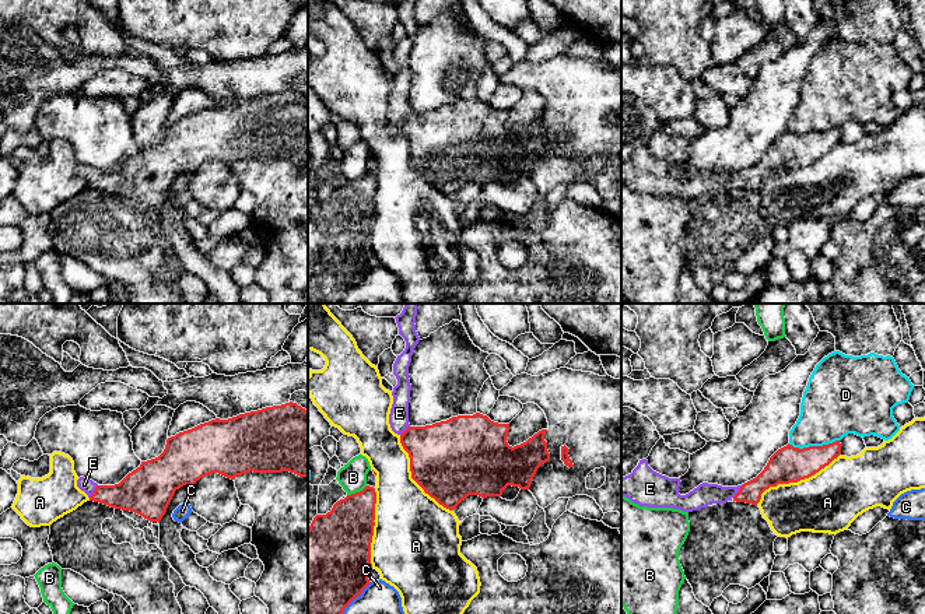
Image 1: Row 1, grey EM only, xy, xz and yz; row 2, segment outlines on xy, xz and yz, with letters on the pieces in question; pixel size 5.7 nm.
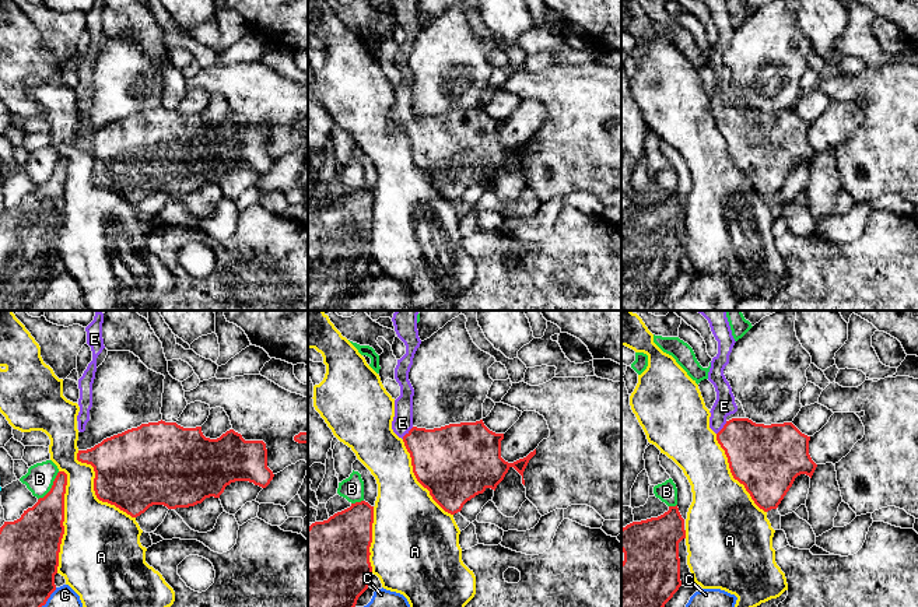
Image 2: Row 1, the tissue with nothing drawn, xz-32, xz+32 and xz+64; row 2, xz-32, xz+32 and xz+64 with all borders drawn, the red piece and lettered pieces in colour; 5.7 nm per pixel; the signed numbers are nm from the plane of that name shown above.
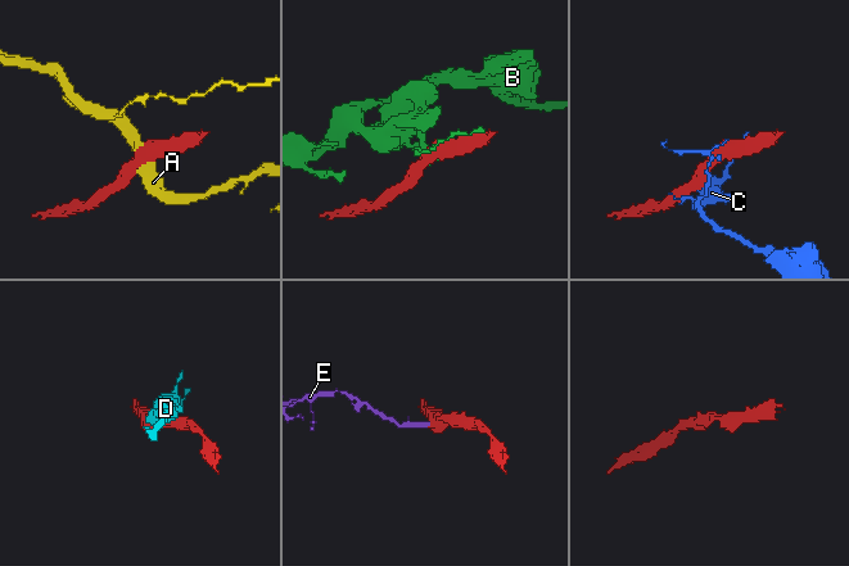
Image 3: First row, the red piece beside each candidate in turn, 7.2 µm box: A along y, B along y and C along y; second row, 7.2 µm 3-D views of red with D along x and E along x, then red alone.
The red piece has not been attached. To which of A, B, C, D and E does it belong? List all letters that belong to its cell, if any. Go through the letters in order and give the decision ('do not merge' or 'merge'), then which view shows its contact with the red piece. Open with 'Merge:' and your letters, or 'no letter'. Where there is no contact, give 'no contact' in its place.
Merge: E
A: do not merge; meets red in yz
B: do not merge; meets red in xz
C: do not merge; meets red in xz
D: do not merge; meets red in yz
E: merge; meets red in yz

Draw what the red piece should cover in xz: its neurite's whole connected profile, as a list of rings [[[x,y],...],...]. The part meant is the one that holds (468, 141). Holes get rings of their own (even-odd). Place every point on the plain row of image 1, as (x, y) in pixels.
[[[400,0],[395,4],[399,21],[406,28],[406,35],[393,50],[397,71],[392,78],[393,91],[389,101],[390,115],[400,123],[400,130],[409,140],[411,165],[425,180],[449,197],[453,197],[469,182],[479,182],[483,186],[501,183],[508,172],[529,176],[537,155],[550,147],[547,129],[544,127],[547,116],[539,117],[526,129],[512,134],[507,129],[509,110],[494,109],[480,99],[452,103],[425,113],[411,113],[409,110],[411,77],[409,53],[413,36],[420,28],[414,11],[416,3],[417,0]]]

